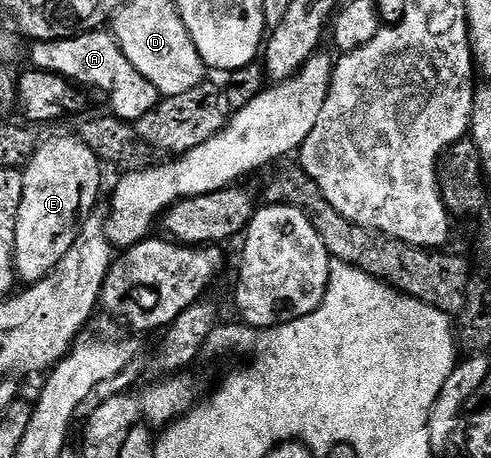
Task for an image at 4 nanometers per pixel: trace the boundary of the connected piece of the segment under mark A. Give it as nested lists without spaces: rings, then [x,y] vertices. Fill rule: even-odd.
[[[82,30],[80,32],[79,36],[70,36],[67,40],[42,40],[39,44],[32,45],[30,60],[34,64],[31,65],[39,72],[60,74],[83,89],[99,88],[110,99],[109,111],[119,120],[137,122],[140,118],[144,118],[144,114],[155,108],[160,99],[156,86],[152,86],[152,82],[148,82],[148,78],[144,78],[144,74],[140,74],[136,66],[132,66],[118,40],[109,31]]]

